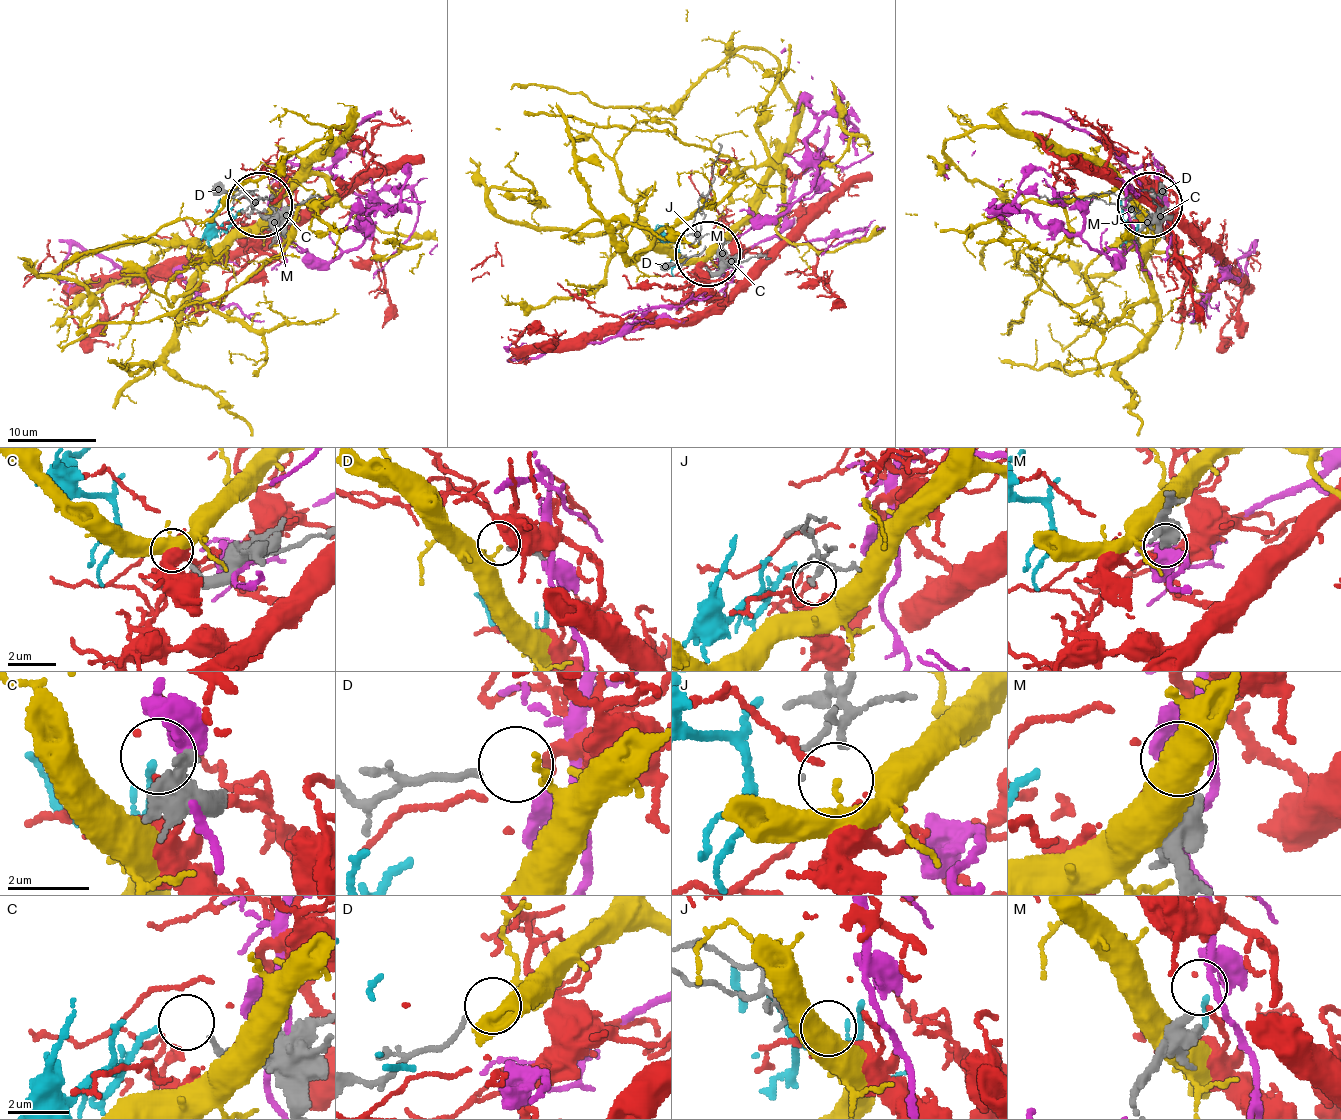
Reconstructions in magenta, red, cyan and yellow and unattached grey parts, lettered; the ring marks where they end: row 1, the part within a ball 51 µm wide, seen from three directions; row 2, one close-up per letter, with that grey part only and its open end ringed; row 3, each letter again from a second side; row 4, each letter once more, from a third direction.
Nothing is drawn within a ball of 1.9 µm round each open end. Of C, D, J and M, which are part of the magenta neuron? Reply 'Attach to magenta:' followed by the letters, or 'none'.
Attach to magenta: none

